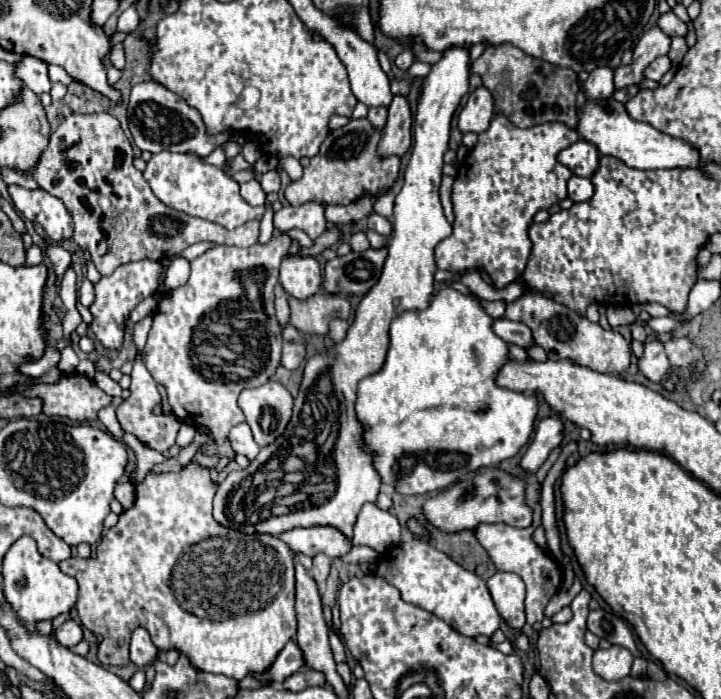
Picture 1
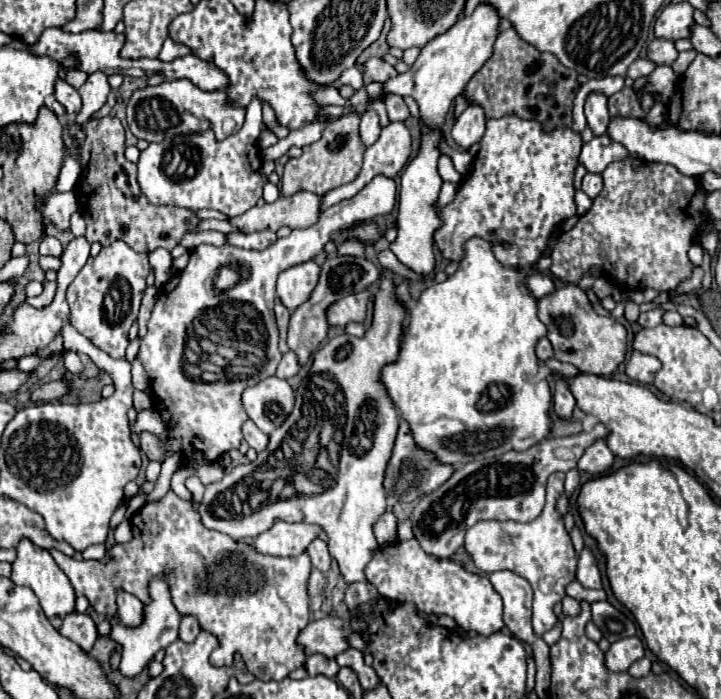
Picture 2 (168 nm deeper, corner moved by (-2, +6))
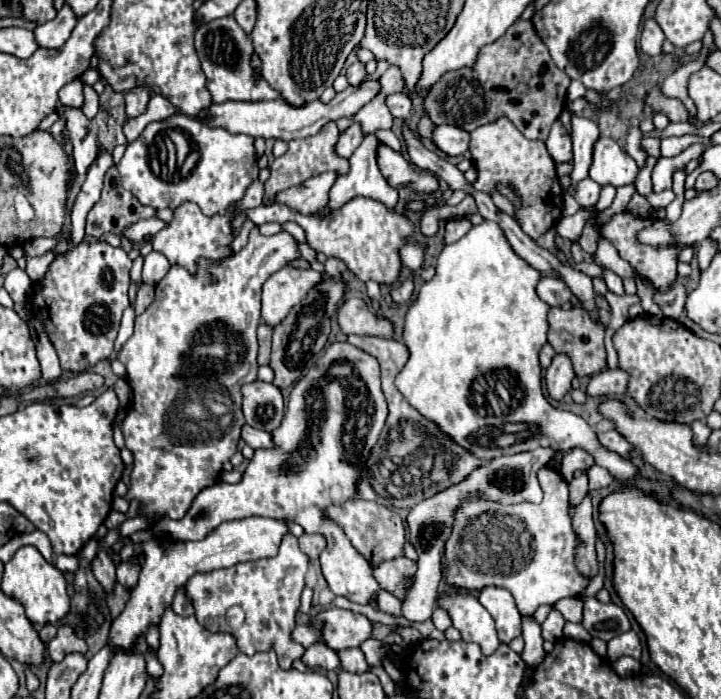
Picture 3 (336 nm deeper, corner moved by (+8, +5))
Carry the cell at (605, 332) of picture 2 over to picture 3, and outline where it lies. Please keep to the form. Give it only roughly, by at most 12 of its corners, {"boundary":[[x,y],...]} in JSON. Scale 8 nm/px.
{"boundary":[[581,307],[549,309],[549,343],[577,377],[605,369],[605,327]]}

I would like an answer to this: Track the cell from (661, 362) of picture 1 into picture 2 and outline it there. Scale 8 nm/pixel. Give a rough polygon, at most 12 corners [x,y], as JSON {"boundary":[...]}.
{"boundary":[[633,352],[625,374],[651,384],[661,362],[649,354]]}

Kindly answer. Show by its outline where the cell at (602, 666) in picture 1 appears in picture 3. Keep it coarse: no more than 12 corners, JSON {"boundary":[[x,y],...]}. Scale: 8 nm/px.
{"boundary":[[635,631],[623,633],[607,643],[611,663],[623,655],[641,657]]}

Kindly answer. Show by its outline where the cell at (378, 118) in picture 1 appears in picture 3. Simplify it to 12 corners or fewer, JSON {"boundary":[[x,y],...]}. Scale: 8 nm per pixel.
{"boundary":[[359,123],[347,127],[337,143],[337,155],[351,157],[365,139]]}

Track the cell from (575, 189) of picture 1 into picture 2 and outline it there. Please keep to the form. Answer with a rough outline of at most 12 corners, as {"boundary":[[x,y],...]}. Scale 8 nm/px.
{"boundary":[[587,172],[581,184],[587,196],[599,196],[603,190],[603,178]]}

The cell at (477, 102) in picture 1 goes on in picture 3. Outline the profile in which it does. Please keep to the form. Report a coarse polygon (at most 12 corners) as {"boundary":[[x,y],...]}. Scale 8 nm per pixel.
{"boundary":[[439,125],[431,139],[447,155],[469,149],[469,133]]}

